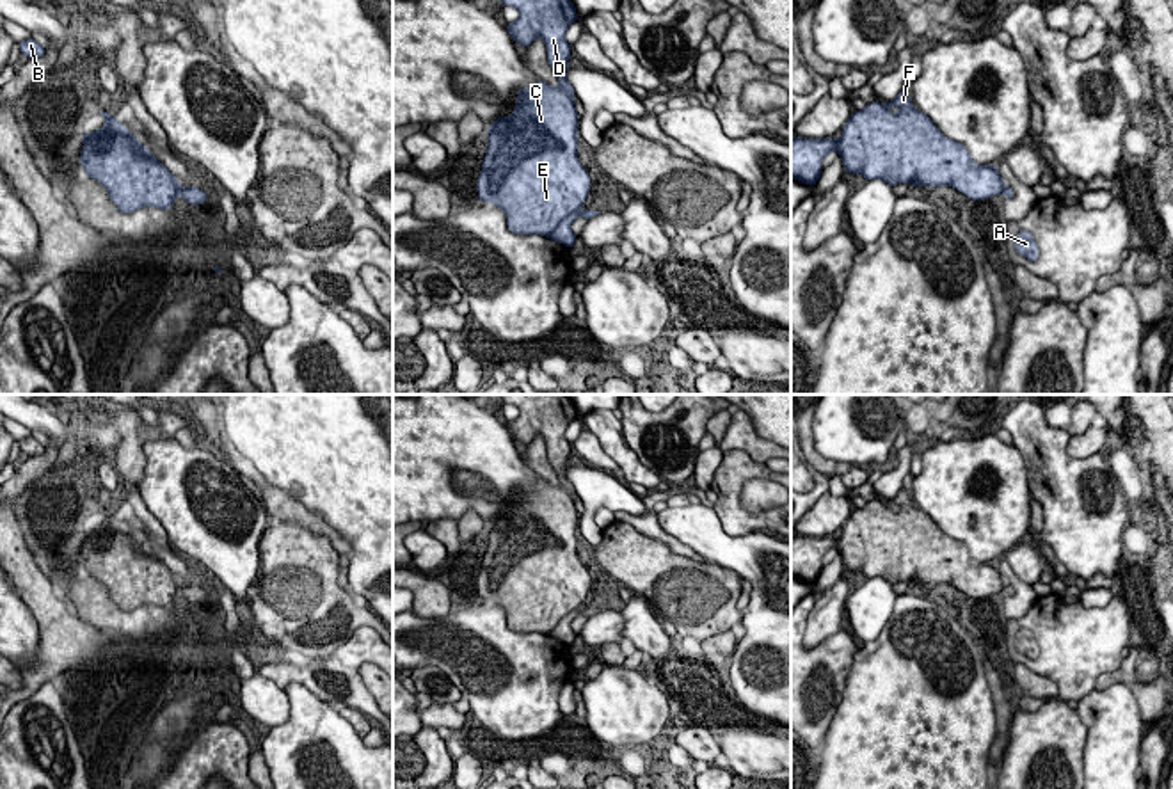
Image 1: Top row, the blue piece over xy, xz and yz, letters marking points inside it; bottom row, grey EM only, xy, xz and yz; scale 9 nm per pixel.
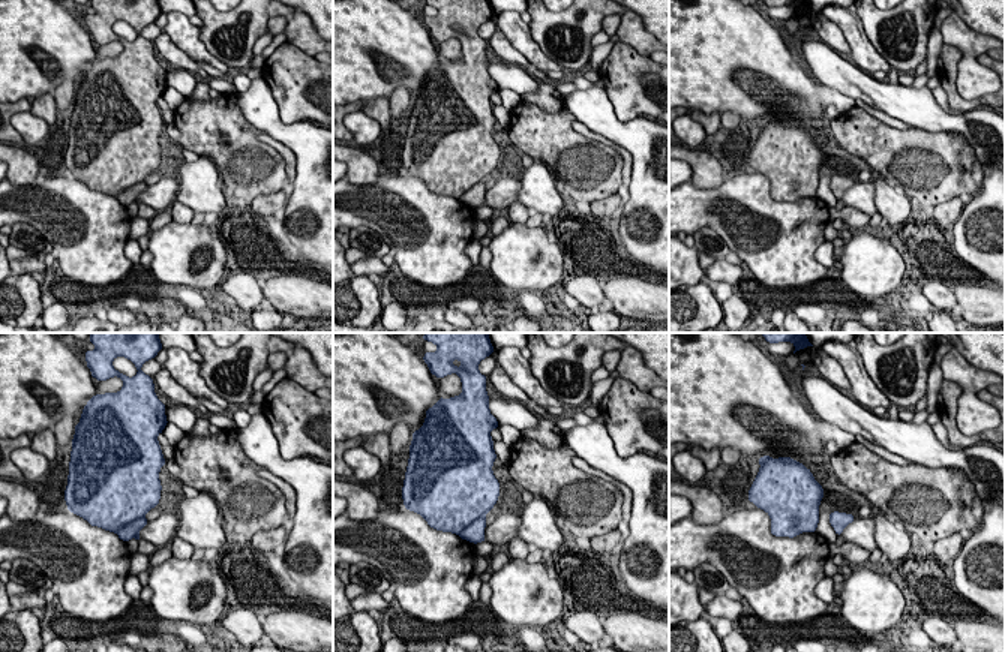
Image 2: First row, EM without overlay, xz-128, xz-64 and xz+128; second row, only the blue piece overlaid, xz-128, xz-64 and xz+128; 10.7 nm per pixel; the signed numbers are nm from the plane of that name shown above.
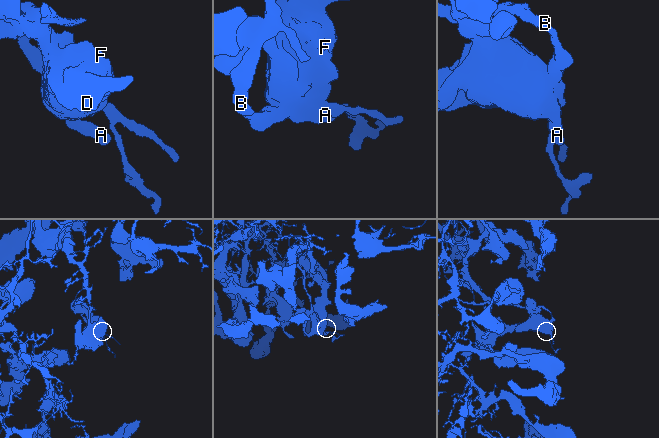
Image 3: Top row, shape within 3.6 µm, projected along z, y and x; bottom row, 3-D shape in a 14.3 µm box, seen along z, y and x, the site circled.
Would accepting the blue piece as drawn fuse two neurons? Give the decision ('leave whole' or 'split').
split

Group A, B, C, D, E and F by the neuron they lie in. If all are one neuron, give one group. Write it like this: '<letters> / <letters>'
A C D E F / B

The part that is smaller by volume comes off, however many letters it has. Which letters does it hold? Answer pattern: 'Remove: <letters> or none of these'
Remove: B

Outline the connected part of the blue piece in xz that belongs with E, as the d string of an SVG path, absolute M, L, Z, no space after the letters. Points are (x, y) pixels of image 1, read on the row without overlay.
M501 394L499 403L519 409L519 416L505 423L514 441L530 444L537 435L544 437L547 460L560 483L537 478L533 485L519 487L515 508L487 526L489 538L476 590L480 599L505 610L508 629L547 634L567 613L579 610L590 588L590 574L578 558L578 510L572 499L576 490L567 480L571 442L565 430L578 412L569 394Z

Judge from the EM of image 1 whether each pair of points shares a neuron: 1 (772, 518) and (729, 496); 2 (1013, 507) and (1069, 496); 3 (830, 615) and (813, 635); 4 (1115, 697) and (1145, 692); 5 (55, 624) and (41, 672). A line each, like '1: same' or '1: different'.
1: same
2: different
3: same
4: different
5: same

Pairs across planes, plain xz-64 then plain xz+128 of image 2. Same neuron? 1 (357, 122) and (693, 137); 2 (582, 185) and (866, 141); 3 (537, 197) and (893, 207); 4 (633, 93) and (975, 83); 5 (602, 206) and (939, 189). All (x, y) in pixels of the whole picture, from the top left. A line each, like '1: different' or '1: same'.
1: same
2: same
3: same
4: different
5: different

